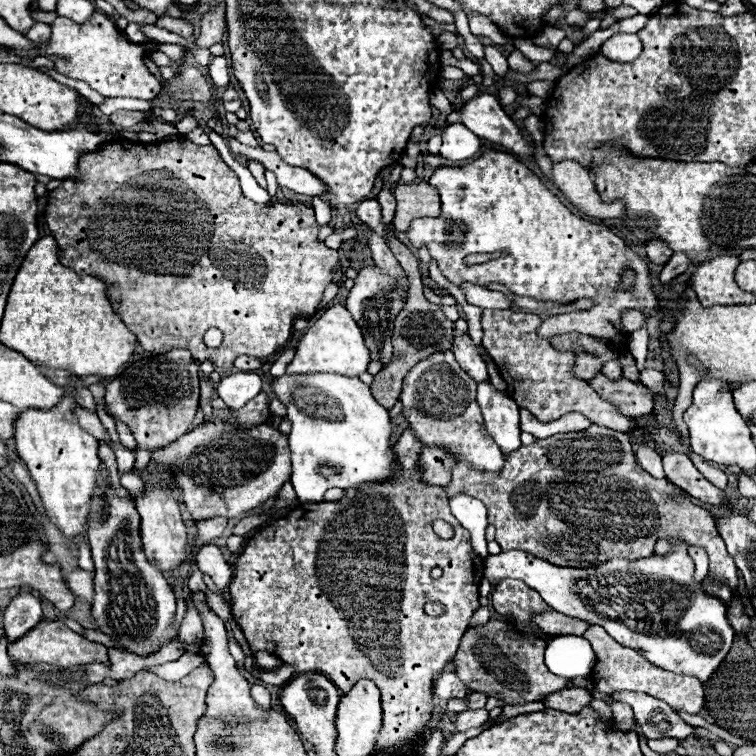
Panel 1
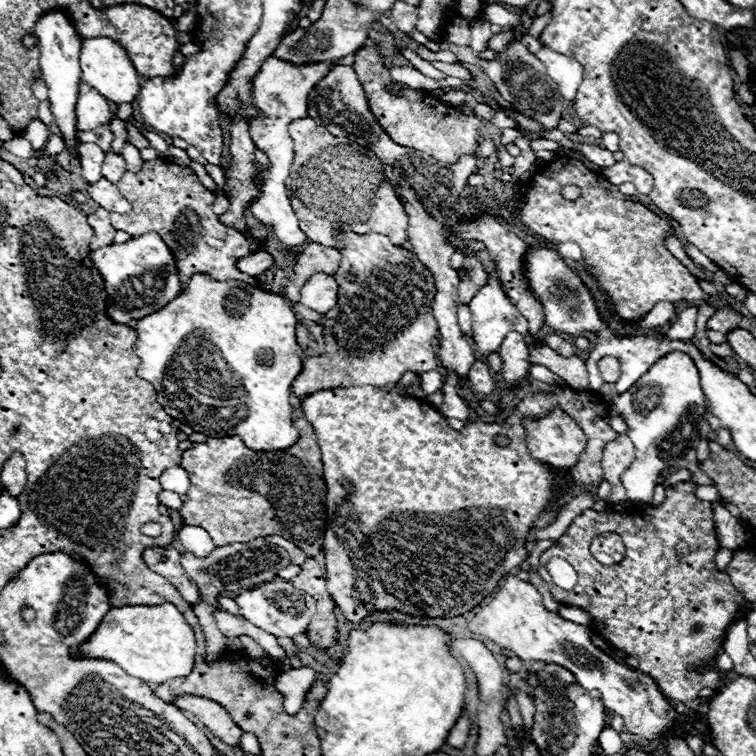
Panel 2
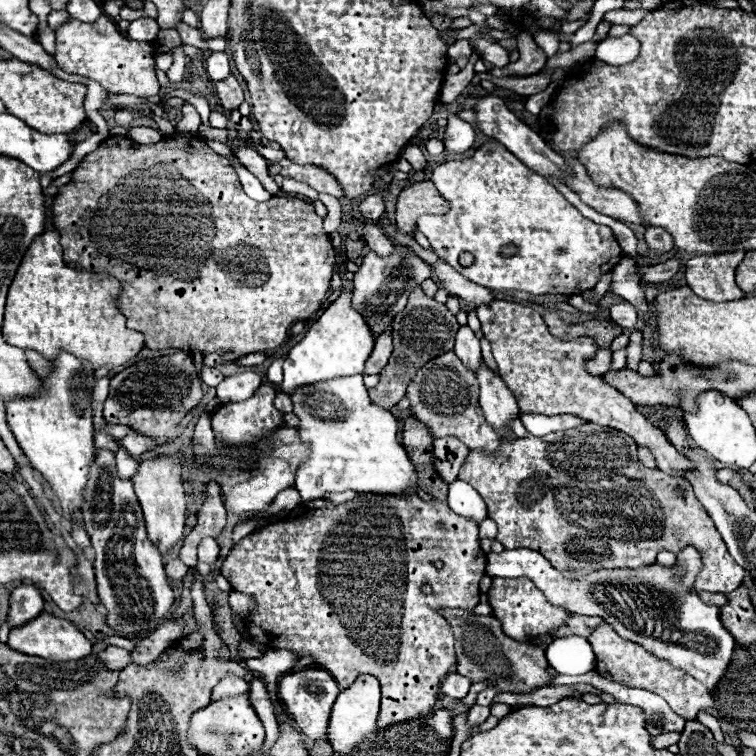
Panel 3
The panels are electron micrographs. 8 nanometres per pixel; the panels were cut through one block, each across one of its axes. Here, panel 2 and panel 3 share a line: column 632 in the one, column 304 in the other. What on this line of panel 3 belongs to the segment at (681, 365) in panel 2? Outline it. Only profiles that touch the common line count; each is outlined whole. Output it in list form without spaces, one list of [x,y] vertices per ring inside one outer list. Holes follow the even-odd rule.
[[[362,374],[330,378],[302,386],[290,392],[290,398],[294,404],[294,414],[300,420],[300,424],[296,426],[298,436],[302,442],[310,446],[306,462],[302,462],[296,470],[296,490],[300,492],[302,500],[306,502],[320,500],[324,492],[344,492],[344,490],[376,492],[376,494],[408,494],[416,490],[418,474],[414,472],[414,466],[408,460],[406,450],[396,440],[398,422],[390,414],[390,410],[384,410],[370,400],[366,386],[362,382]]]

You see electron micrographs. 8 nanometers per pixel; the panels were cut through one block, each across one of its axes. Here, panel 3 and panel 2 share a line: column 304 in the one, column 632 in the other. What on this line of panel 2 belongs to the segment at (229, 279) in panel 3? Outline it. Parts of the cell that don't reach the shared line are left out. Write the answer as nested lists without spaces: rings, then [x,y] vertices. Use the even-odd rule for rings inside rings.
[[[564,156],[564,158],[558,158],[558,160],[536,170],[534,178],[526,184],[524,204],[520,206],[518,218],[524,226],[528,226],[534,234],[542,236],[548,242],[556,242],[556,244],[576,242],[582,248],[584,264],[590,268],[590,274],[602,284],[604,292],[608,294],[608,298],[614,304],[620,318],[640,320],[646,312],[650,312],[650,308],[656,302],[662,302],[662,300],[668,300],[668,302],[678,302],[678,300],[702,302],[702,300],[708,300],[708,294],[702,292],[696,278],[664,248],[664,236],[672,234],[670,224],[664,218],[650,212],[640,202],[624,200],[624,194],[620,194],[616,186],[608,184],[608,180],[604,180],[604,176],[588,170],[576,158]],[[566,184],[578,186],[582,190],[580,198],[576,198],[576,200],[562,198],[562,188]]]

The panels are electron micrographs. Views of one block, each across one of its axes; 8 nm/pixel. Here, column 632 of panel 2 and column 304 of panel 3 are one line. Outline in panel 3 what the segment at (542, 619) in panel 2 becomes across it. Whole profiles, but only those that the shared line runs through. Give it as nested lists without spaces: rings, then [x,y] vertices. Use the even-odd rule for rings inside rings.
[[[300,670],[286,674],[278,684],[278,696],[288,710],[290,716],[294,716],[300,732],[312,740],[326,740],[328,742],[328,722],[330,722],[330,710],[334,706],[334,700],[338,698],[340,688],[336,680],[326,674],[324,670]]]

